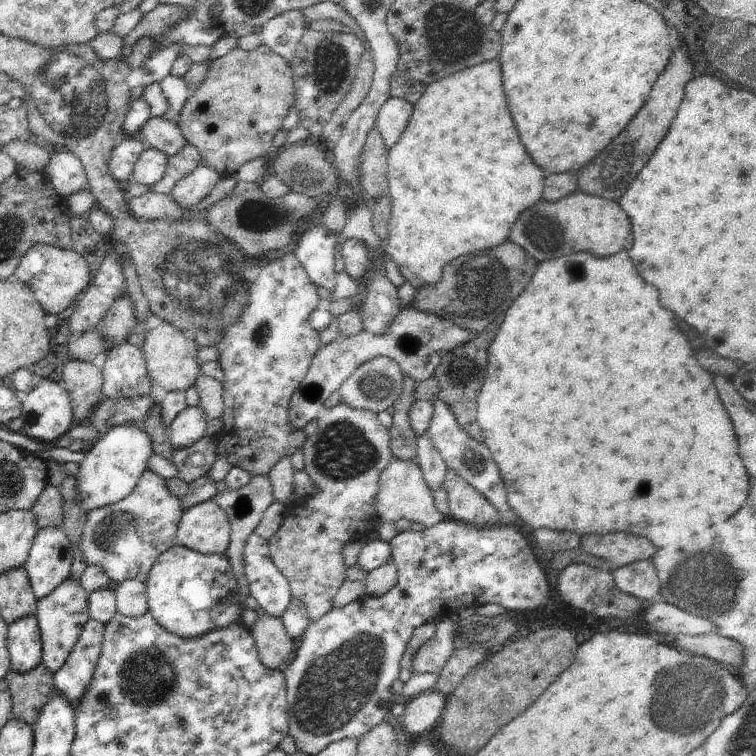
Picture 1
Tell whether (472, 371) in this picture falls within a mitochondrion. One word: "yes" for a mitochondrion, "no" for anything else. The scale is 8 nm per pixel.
no

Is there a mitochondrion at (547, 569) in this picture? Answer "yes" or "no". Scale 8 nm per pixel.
no

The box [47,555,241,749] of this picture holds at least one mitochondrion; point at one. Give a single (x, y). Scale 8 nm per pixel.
(142, 677)

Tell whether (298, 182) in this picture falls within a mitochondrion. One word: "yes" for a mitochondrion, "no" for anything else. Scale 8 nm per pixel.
yes

